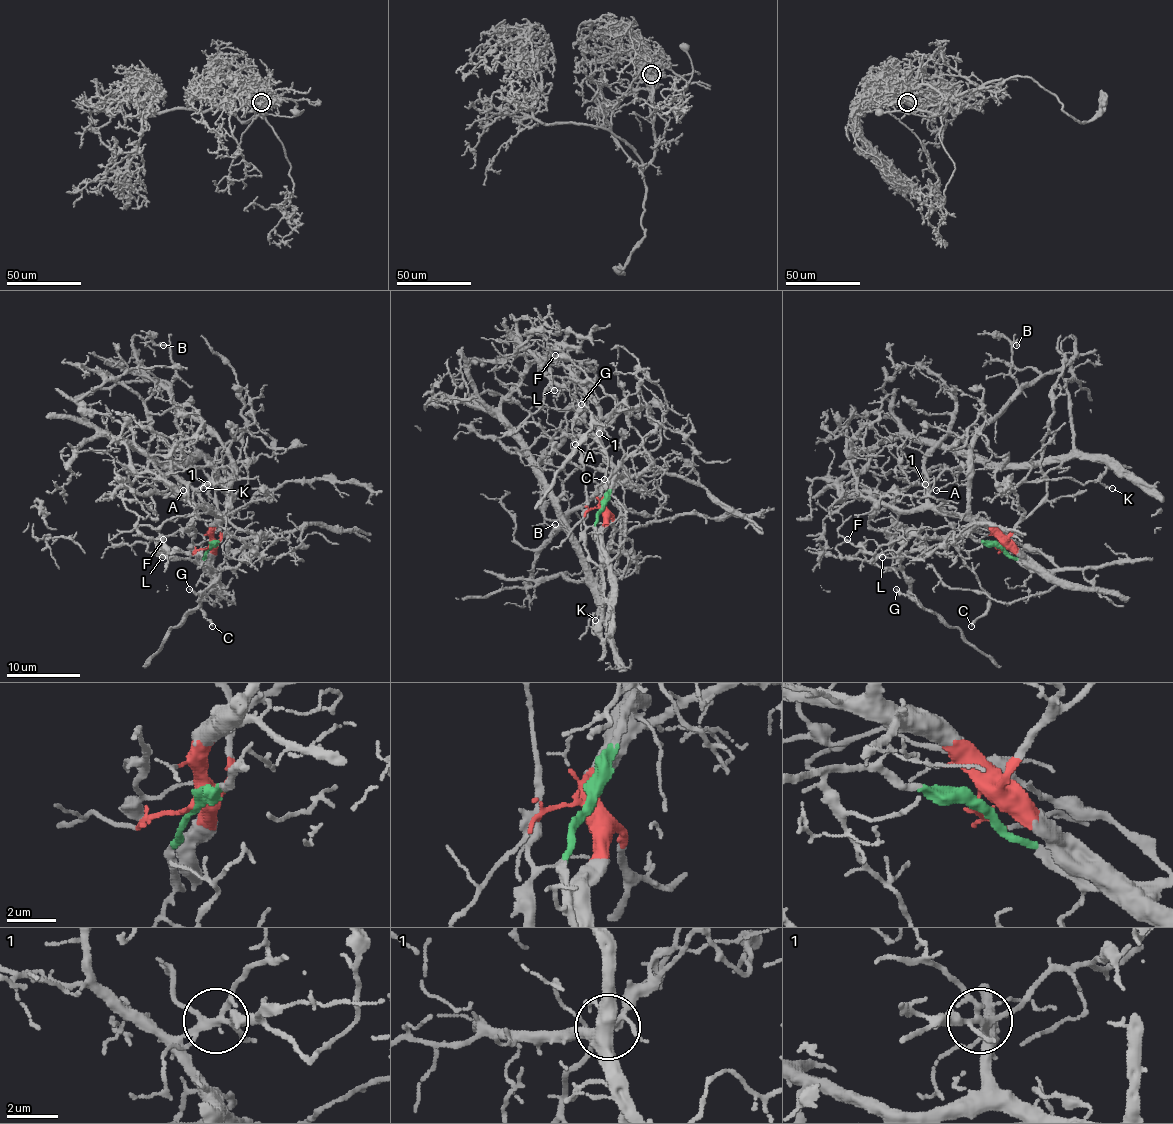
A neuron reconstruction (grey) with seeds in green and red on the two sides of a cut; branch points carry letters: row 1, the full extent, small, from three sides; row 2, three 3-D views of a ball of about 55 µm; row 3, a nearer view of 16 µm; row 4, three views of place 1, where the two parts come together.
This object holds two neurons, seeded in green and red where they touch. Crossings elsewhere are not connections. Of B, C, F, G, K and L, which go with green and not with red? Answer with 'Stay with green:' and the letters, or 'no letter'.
Stay with green: C, F, G, K, L

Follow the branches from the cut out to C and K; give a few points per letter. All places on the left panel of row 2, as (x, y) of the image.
C: (209, 546), (224, 535), (229, 539), (228, 553), (213, 576), (209, 592), (202, 599), (202, 612), (213, 625)
K: (209, 546), (275, 537), (257, 553), (226, 528), (235, 496), (167, 467), (202, 456), (235, 480), (204, 487)

